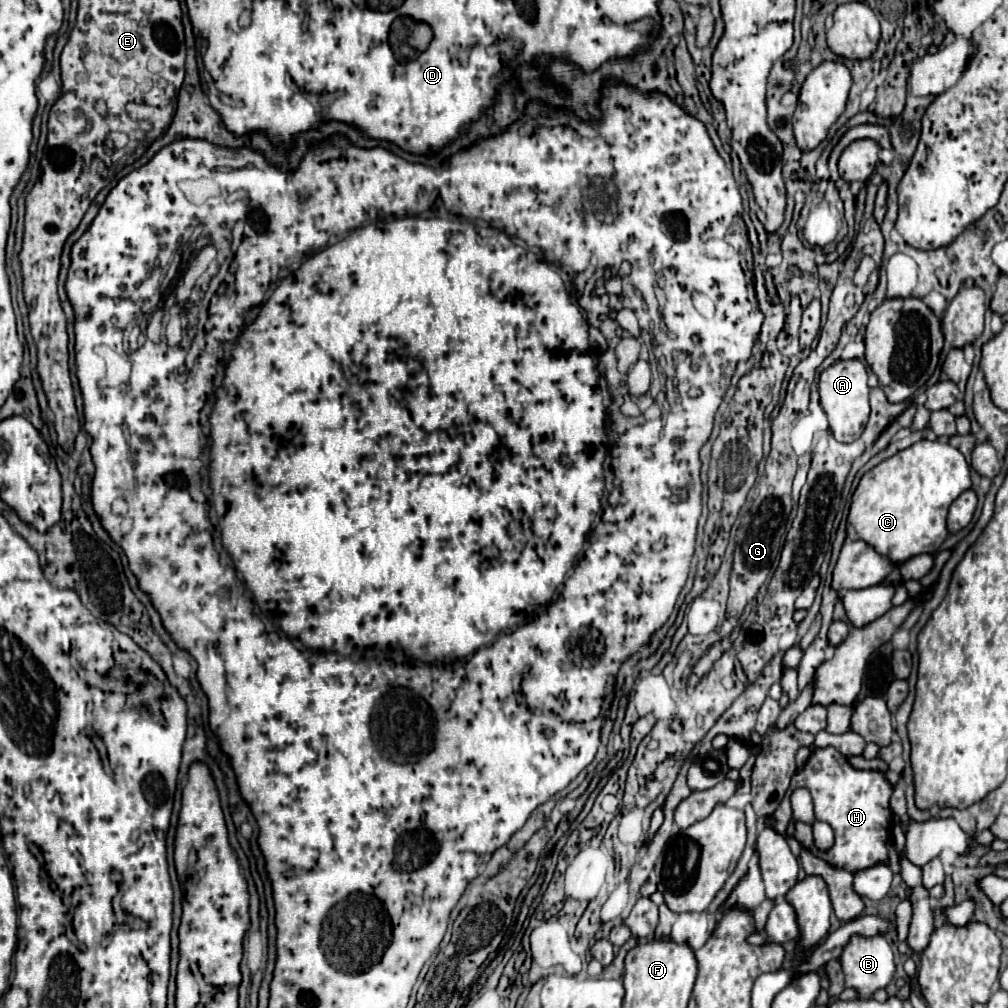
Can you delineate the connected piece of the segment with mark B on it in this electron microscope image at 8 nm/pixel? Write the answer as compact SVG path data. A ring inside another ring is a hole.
M854 934L850 942L844 946L840 954L840 966L846 978L848 988L856 988L860 992L860 998L870 998L878 988L886 988L894 976L896 976L896 966L894 966L894 954L888 944L888 940L882 934L864 938L860 934Z

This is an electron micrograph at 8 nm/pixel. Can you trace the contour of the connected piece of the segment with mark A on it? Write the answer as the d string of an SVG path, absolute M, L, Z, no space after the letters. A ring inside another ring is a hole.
M838 360L830 368L826 368L820 374L818 390L820 390L820 404L828 416L830 430L838 442L852 442L860 436L864 430L868 416L870 416L870 406L868 406L868 372L866 366L860 360Z

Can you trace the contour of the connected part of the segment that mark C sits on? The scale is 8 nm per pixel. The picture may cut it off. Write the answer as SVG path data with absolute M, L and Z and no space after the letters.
M920 440L910 448L900 450L898 454L886 458L884 462L880 462L860 478L860 484L852 494L852 504L848 512L848 538L864 540L868 546L872 546L880 556L888 558L892 564L902 564L908 558L924 552L938 552L942 542L950 536L946 524L948 508L970 486L972 486L970 466L960 450L956 450L948 442Z

